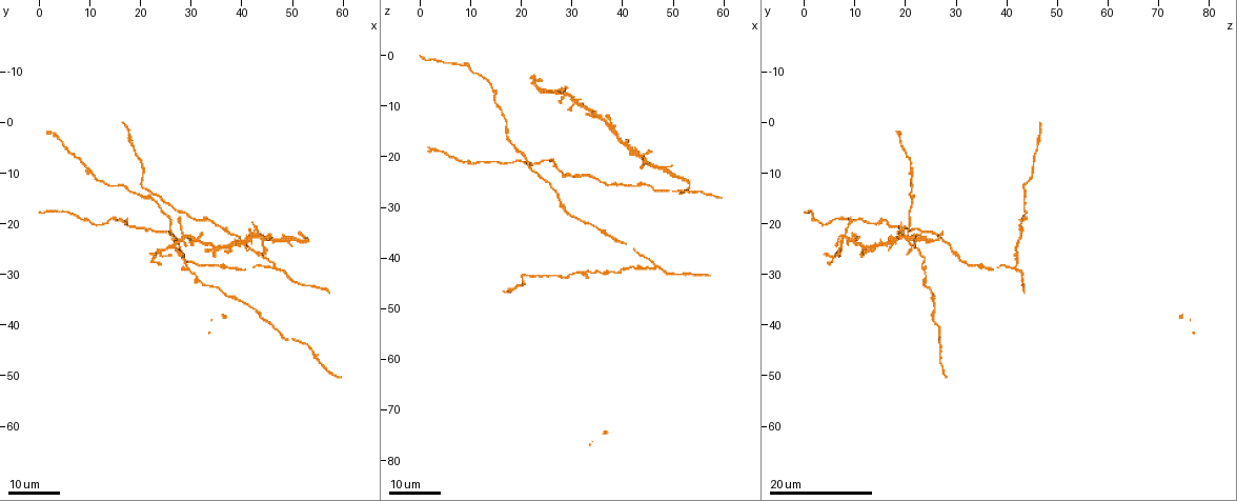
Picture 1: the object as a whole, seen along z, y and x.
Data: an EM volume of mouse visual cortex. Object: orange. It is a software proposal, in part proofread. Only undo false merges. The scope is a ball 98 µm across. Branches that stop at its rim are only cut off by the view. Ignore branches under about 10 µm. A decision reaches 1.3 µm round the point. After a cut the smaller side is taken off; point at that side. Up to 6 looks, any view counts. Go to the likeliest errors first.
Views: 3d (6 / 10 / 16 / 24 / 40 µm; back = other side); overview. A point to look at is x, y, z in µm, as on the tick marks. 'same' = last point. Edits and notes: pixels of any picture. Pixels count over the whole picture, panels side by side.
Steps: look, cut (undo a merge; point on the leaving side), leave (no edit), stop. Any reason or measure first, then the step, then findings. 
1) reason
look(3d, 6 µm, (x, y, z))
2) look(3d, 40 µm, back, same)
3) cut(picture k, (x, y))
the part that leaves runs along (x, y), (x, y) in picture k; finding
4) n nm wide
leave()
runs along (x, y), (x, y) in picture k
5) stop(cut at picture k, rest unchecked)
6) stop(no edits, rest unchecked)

three arms meet
look(3d, 16 µm, (47.0, 29.0, 41.5))

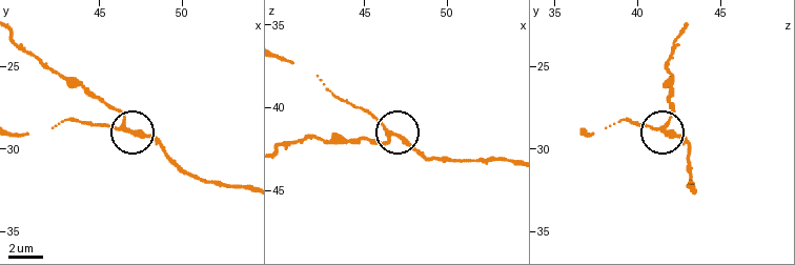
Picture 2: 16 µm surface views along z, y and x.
look(3d, 6 µm, (46.7, 28.9, 41.6))

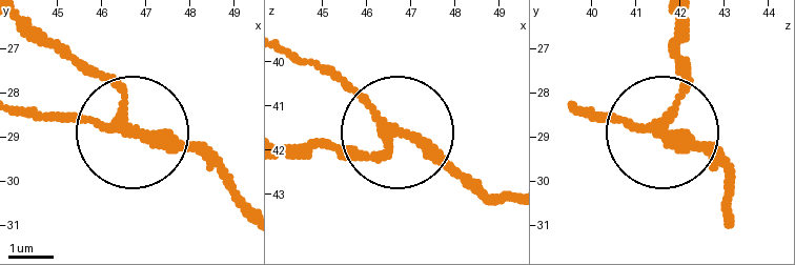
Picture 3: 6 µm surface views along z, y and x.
other side
look(3d, 6 µm, back, (46.80, 28.85, 41.65))

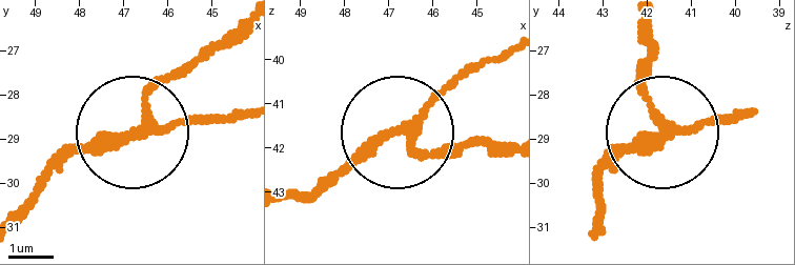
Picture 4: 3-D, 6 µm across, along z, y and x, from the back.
leave()
runs along (243, 113), (107, 136), (55, 165) in picture 4; continuous, no second cell

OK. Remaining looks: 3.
looks like a crossing
look(3d, 16 µm, (31.0, 23.0, 9.0))

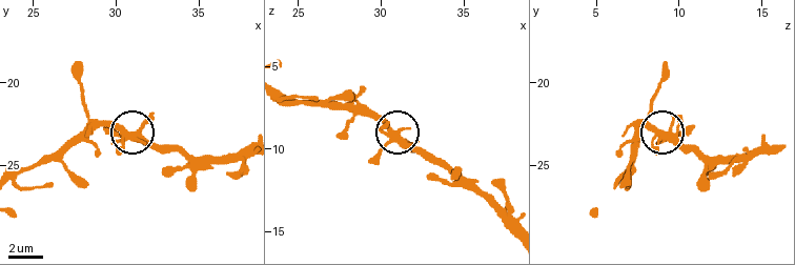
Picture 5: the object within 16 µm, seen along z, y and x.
zoom in
look(3d, 6 µm, (30.8, 23.4, 9.4))

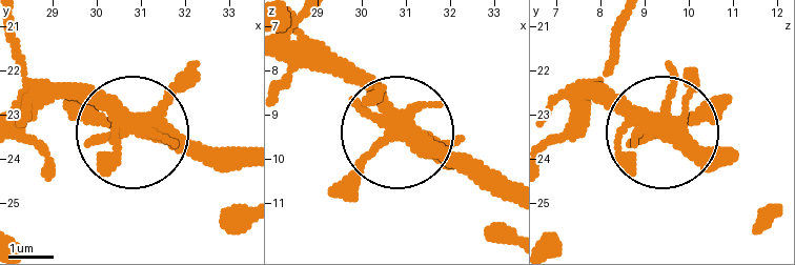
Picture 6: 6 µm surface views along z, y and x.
look(3d, 6 µm, back, (30.80, 23.30, 9.40))

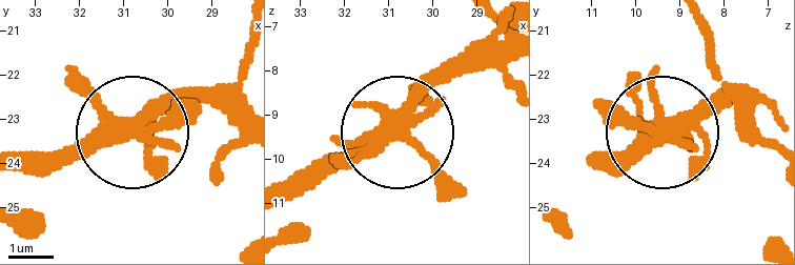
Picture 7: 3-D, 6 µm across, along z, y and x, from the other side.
leave()
continuous, no second cell

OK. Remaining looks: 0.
stop(no edits, rest unchecked)

